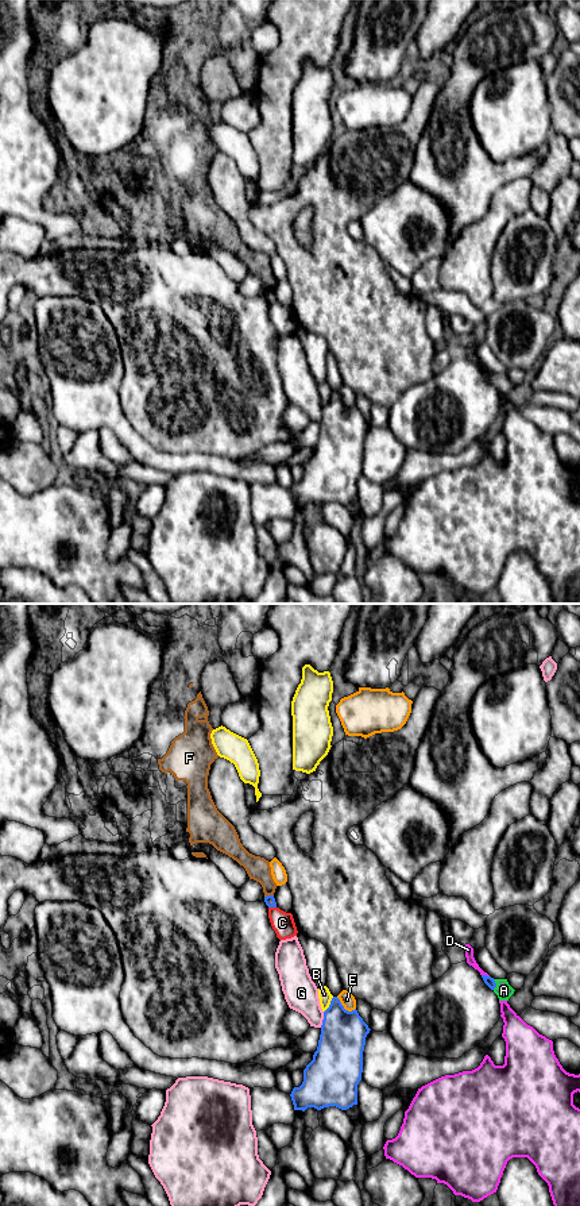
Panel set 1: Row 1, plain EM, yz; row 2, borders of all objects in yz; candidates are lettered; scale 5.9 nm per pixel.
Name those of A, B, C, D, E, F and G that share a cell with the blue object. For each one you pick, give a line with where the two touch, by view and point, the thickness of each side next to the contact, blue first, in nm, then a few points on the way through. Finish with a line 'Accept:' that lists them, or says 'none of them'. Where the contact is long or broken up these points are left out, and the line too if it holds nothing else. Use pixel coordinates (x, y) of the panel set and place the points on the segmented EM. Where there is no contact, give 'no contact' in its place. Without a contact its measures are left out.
Accept: none of them

